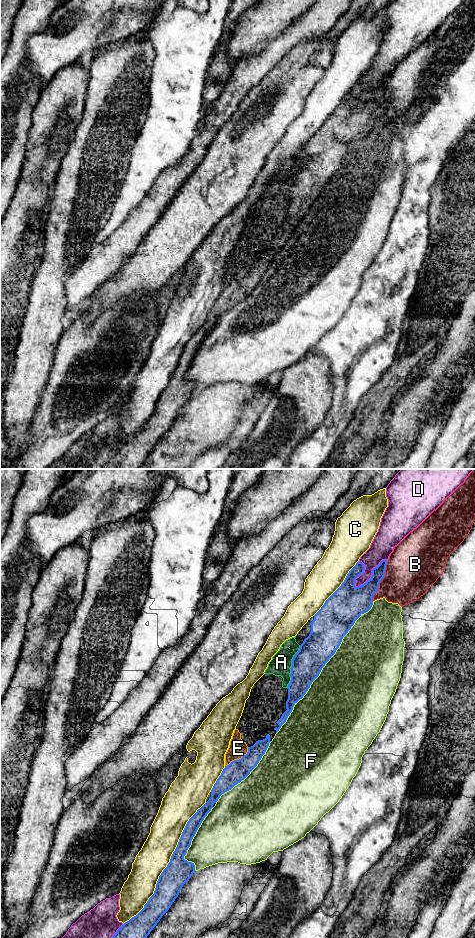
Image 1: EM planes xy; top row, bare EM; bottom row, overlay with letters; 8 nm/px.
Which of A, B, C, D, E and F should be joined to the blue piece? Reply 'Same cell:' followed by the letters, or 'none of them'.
Same cell: none of them

